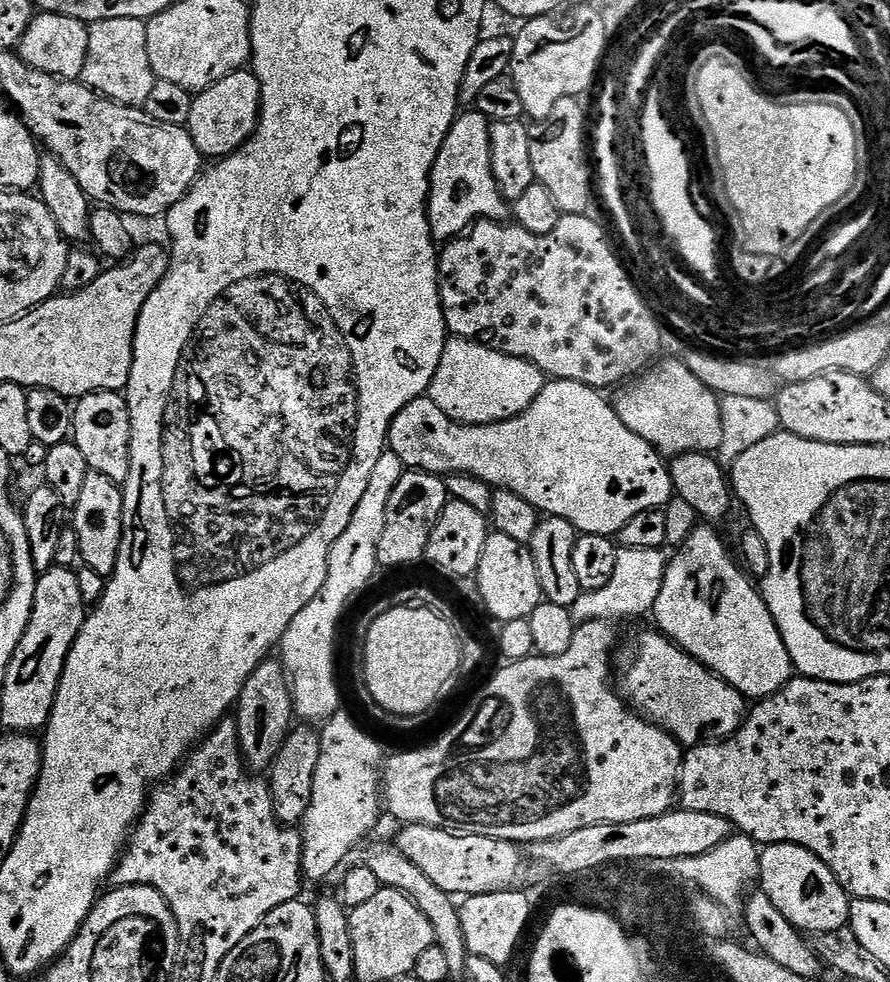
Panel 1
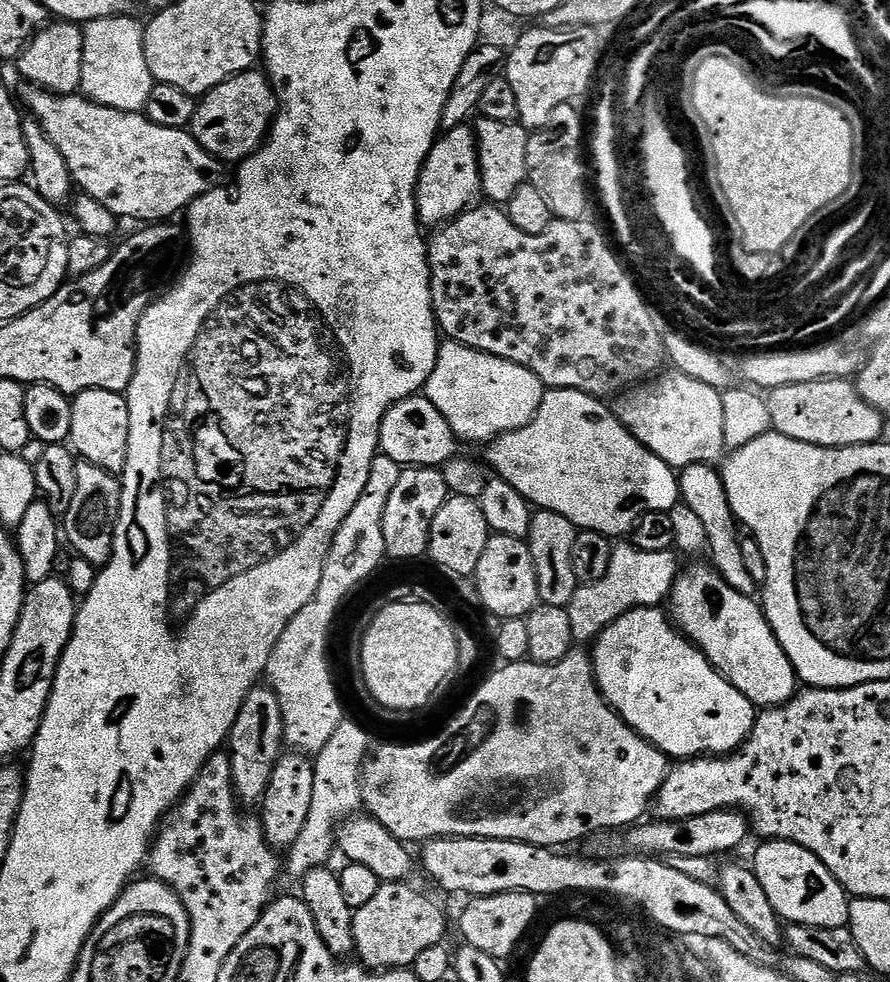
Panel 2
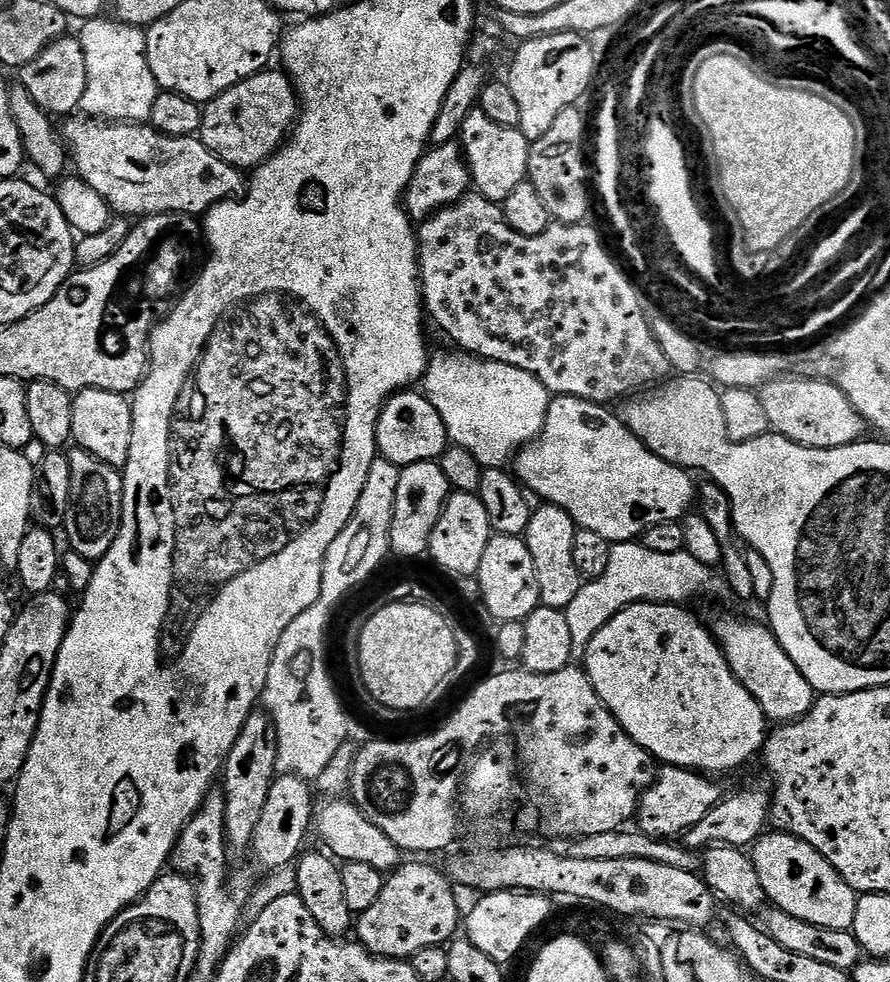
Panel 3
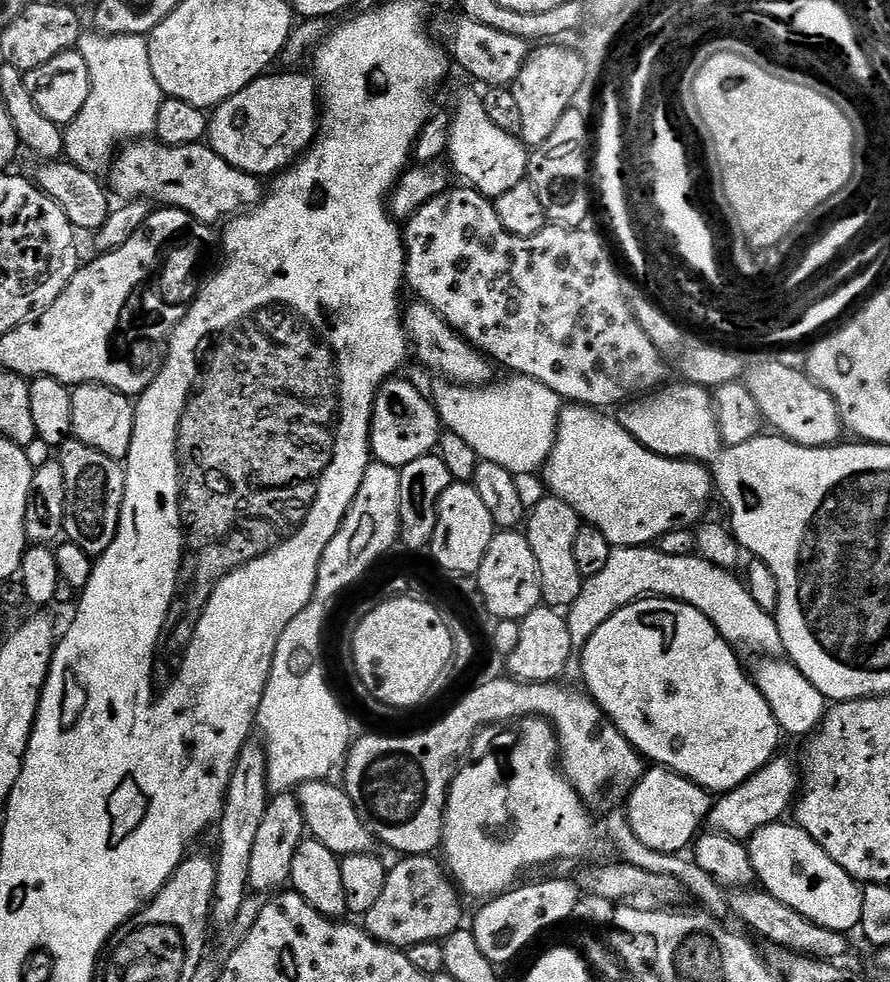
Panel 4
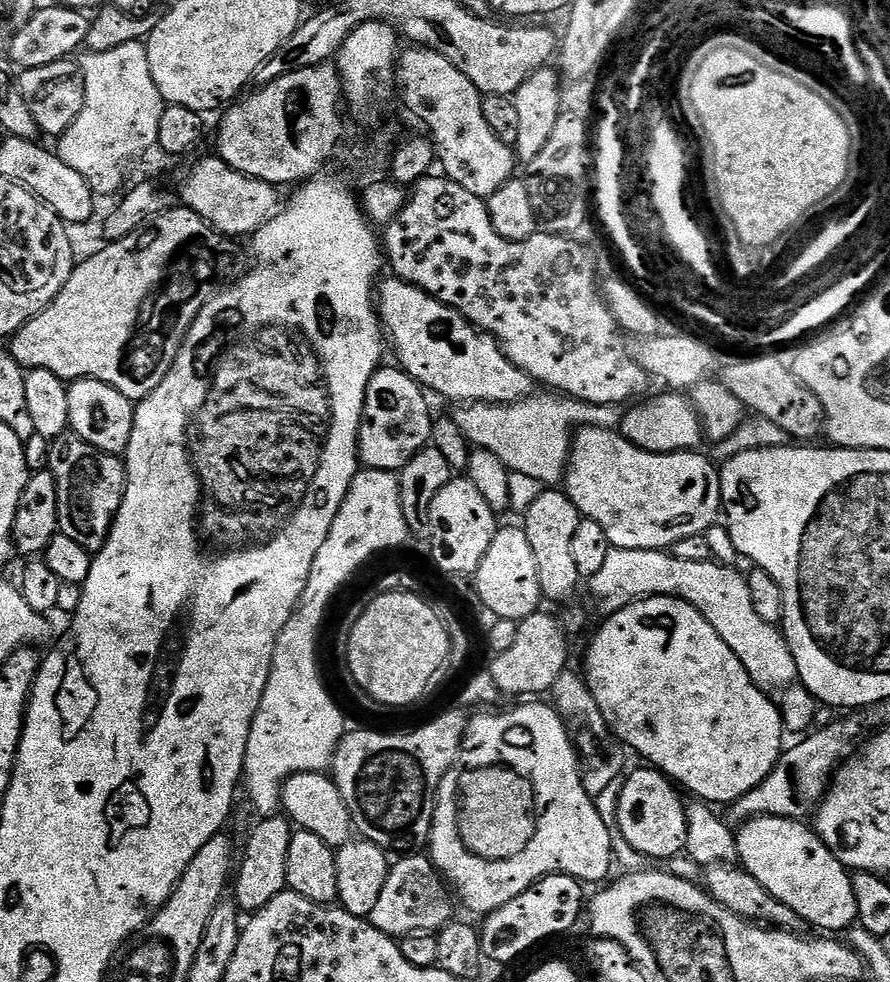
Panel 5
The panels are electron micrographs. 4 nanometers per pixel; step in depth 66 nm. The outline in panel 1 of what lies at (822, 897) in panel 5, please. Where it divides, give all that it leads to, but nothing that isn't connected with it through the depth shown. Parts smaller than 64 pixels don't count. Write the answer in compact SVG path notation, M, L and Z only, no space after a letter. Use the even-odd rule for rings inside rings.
M769 844L760 853L759 887L795 926L808 934L838 930L848 923L850 897L834 874L810 850L797 844Z

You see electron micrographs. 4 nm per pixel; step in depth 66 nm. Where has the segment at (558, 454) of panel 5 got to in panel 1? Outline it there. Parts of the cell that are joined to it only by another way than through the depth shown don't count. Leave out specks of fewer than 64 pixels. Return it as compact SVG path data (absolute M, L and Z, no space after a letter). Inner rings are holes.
M450 338L444 343L438 370L426 396L442 414L459 424L497 424L525 412L545 383L544 372L528 360L490 350L473 340Z

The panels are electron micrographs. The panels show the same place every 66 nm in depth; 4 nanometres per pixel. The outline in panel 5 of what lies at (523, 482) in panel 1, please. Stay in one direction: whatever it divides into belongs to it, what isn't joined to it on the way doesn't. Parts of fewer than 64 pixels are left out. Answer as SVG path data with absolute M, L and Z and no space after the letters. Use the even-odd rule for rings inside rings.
M381 366L370 378L366 406L360 423L360 462L365 468L399 473L432 439L434 412L428 409L429 397L407 372L399 367ZM584 426L572 437L572 450L568 453L568 466L562 484L568 493L570 502L574 502L574 506L579 510L581 517L598 522L598 526L602 526L602 530L606 530L606 538L610 538L612 547L621 548L622 550L646 550L647 552L671 550L674 542L682 542L682 538L704 535L722 516L720 473L717 465L712 465L706 457L699 456L700 454L696 450L687 452L647 452L638 446L634 446L619 431L610 428L589 428Z

